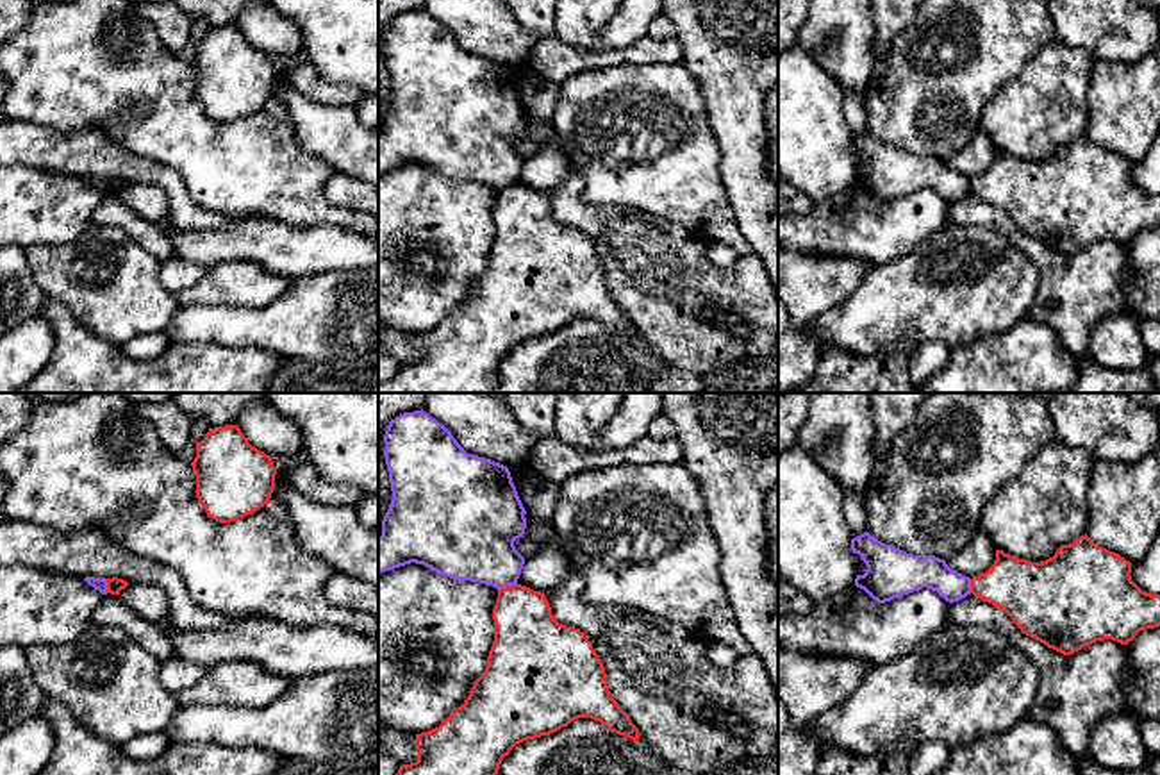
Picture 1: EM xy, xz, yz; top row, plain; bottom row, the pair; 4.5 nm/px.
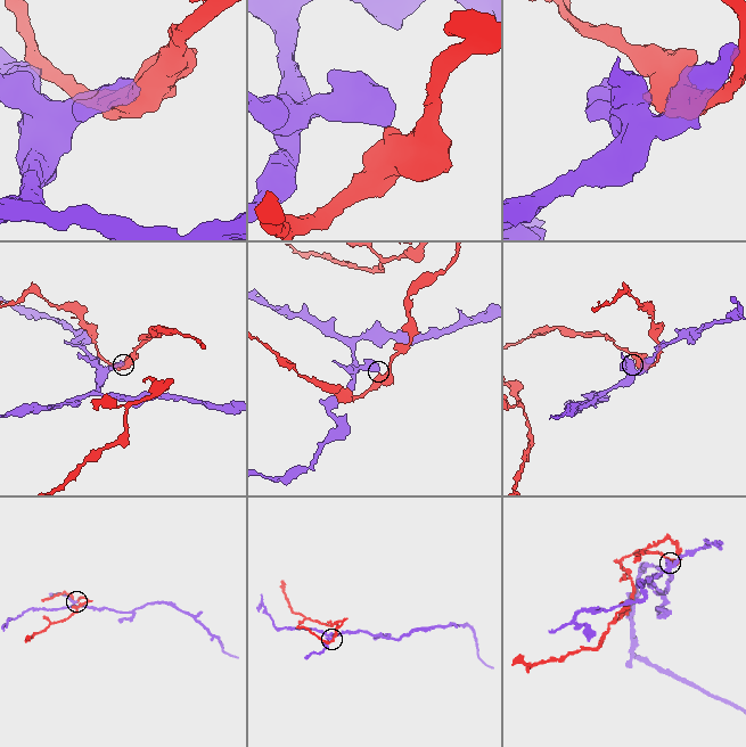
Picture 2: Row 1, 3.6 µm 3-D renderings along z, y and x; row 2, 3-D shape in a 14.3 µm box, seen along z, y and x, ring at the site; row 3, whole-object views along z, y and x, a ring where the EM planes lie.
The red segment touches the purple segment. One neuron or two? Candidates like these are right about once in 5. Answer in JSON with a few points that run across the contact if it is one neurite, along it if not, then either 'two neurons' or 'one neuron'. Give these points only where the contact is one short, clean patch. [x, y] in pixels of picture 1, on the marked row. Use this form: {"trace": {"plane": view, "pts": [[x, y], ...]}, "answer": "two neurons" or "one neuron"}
{"trace": {"plane": "xz", "pts": [[516, 583], [498, 591]]}, "answer": "two neurons"}

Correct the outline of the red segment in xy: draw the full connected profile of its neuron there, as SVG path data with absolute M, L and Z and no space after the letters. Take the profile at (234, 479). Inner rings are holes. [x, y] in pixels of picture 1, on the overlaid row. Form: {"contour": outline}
{"contour": "M237 425L209 429L191 462L196 498L207 516L230 523L269 504L277 470Z"}

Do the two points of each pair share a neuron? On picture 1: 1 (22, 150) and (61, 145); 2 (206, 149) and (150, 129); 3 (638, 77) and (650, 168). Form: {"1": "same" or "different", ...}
{"1": "same", "2": "same", "3": "same"}

